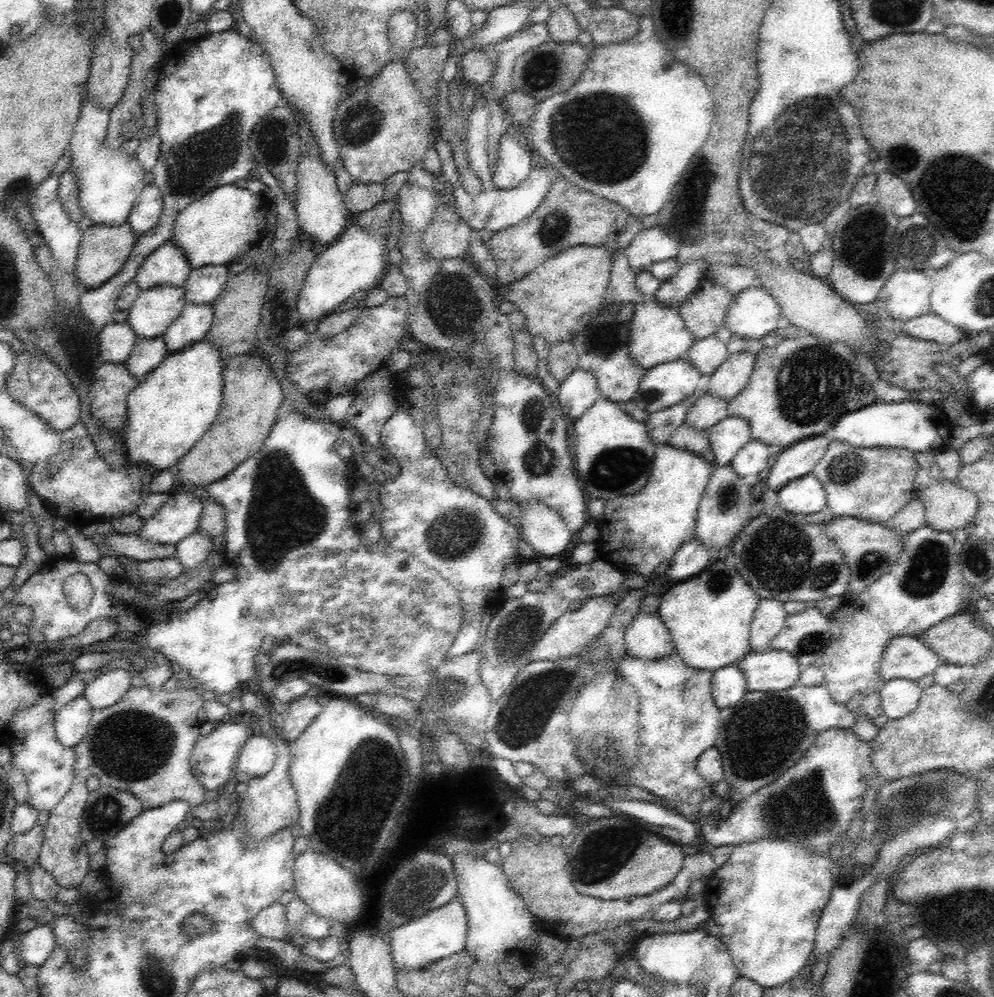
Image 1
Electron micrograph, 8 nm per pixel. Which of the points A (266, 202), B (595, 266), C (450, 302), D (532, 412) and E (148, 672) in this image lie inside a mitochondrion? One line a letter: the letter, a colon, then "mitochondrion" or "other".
A: other
B: other
C: mitochondrion
D: mitochondrion
E: other

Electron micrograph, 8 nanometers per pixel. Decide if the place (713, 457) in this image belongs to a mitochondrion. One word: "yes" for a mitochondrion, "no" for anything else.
no

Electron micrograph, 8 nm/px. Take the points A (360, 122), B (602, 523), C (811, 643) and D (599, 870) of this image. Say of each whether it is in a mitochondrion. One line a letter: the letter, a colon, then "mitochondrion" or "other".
A: mitochondrion
B: other
C: mitochondrion
D: mitochondrion

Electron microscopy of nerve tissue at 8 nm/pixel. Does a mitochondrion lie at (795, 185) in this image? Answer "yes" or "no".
yes

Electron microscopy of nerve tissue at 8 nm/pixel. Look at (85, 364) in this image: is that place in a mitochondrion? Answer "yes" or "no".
no

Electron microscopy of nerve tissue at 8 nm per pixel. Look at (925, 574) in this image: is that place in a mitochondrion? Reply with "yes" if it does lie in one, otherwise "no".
yes

